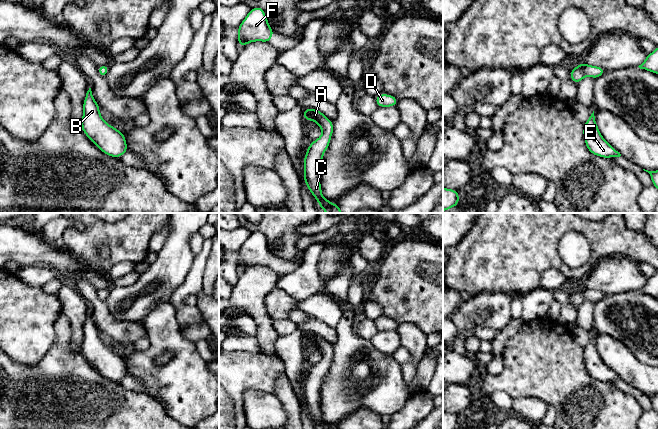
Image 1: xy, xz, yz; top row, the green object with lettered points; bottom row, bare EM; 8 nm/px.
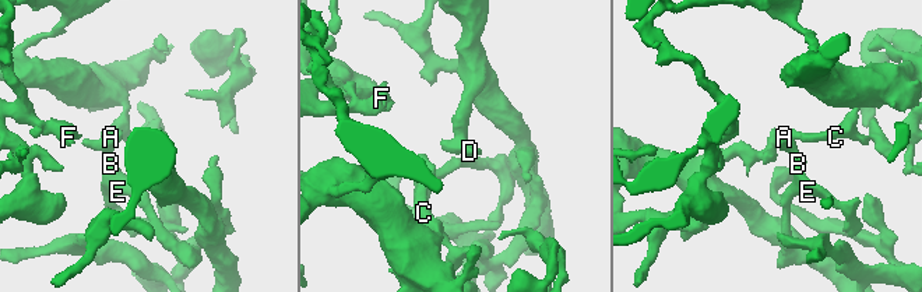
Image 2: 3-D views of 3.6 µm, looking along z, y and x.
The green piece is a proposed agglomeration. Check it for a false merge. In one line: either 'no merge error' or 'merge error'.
no merge error

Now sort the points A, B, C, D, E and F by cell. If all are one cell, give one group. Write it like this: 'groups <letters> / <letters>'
groups A B C D E F

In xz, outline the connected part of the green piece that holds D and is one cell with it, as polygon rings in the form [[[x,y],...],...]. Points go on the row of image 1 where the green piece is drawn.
[[[380,94],[375,97],[378,107],[391,107],[398,104],[398,99],[392,95]]]

